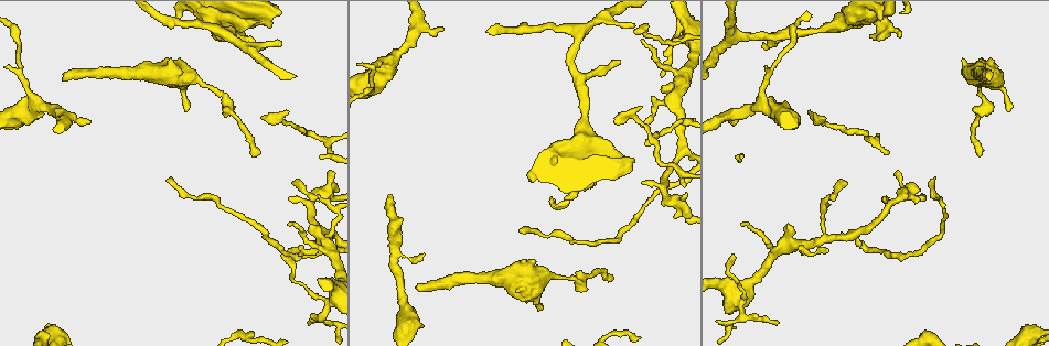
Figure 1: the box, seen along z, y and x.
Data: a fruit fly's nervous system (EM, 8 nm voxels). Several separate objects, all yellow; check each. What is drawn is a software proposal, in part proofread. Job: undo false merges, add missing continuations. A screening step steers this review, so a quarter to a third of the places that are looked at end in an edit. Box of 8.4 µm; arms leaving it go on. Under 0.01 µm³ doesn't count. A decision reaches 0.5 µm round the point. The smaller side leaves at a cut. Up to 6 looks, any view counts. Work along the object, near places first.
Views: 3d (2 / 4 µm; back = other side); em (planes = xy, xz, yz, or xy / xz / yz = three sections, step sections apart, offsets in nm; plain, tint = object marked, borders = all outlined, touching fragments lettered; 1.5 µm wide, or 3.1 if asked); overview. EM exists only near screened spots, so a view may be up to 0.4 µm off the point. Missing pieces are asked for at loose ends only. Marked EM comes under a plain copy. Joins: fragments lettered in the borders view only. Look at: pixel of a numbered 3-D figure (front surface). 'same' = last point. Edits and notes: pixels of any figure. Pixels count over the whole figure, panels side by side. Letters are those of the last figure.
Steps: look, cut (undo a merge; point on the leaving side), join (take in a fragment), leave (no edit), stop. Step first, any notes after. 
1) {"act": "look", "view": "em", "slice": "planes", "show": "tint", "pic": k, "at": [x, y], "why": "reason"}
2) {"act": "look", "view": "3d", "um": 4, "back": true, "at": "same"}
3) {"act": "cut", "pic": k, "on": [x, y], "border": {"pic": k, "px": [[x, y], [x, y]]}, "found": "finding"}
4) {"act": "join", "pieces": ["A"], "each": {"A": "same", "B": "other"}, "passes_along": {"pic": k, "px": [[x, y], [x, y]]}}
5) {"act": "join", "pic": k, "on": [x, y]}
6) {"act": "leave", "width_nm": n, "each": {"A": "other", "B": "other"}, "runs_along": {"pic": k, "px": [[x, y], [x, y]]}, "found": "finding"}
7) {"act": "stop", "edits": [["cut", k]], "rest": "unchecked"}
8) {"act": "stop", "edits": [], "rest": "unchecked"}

{"act": "look", "view": "3d", "um": 2, "pic": 1, "at": [764, 43]}

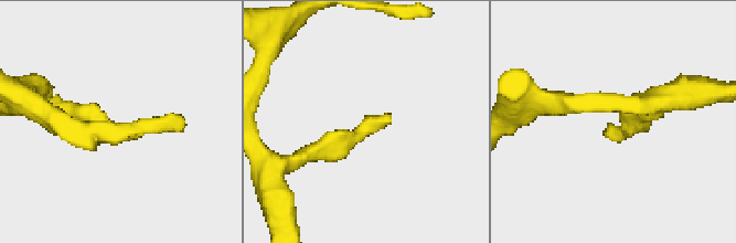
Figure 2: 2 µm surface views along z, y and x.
{"act": "look", "view": "em", "slice": "yz", "step": 8, "show": "borders", "pic": 2, "at": [608, 126], "why": "shape alone is not enough"}

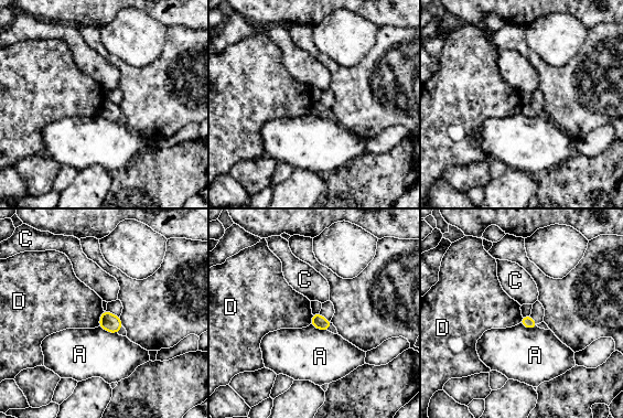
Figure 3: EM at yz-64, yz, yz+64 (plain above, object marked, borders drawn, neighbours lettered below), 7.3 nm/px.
{"act": "look", "view": "em", "slice": "planes", "show": "borders", "at": "same"}

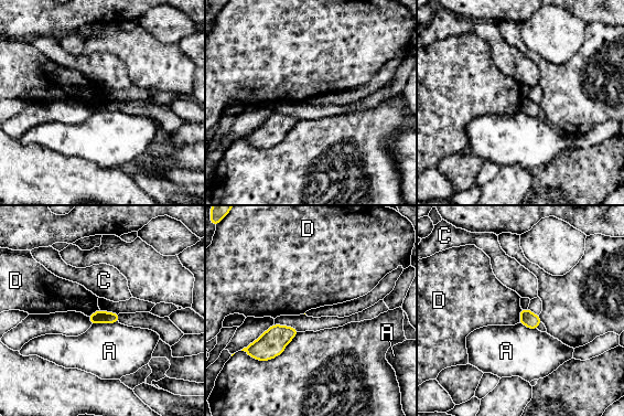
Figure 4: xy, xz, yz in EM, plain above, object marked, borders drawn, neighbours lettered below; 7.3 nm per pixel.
{"act": "leave", "each": {"A": "other", "C": "other", "D": "other"}, "border": {"pic": 4, "px": [[522, 309], [518, 322]]}, "found": "no lettered fragment goes on from it"}

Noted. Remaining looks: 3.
{"act": "look", "view": "3d", "um": 2, "pic": 1, "at": [566, 197]}

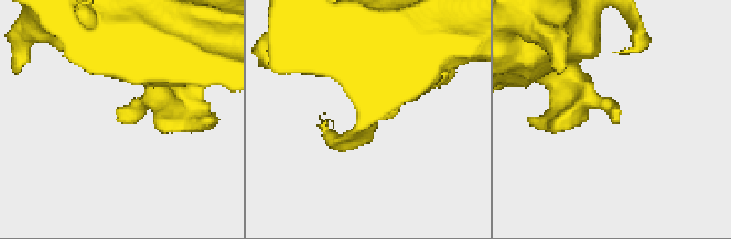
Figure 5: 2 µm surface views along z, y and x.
{"act": "look", "view": "em", "slice": "planes", "show": "borders", "pic": 5, "at": [615, 122], "why": "need the tissue"}

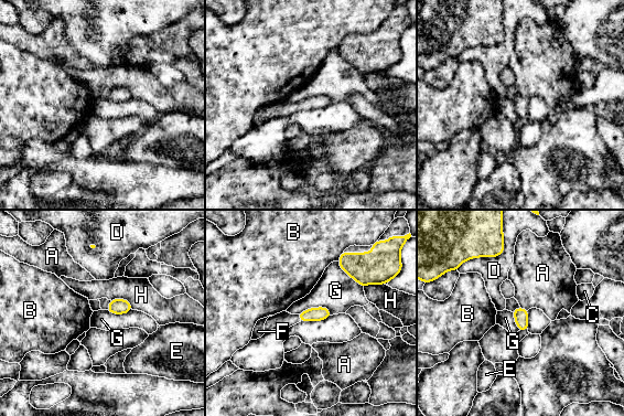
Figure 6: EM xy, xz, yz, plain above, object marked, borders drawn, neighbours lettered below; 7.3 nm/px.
{"act": "leave", "each": {"A": "other", "B": "other", "C": "other", "D": "other", "E": "other", "F": "other", "G": "other", "H": "other"}, "found": "no lettered fragment goes on from it"}

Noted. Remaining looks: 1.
{"act": "stop", "edits": [], "rest": "unchecked"}

